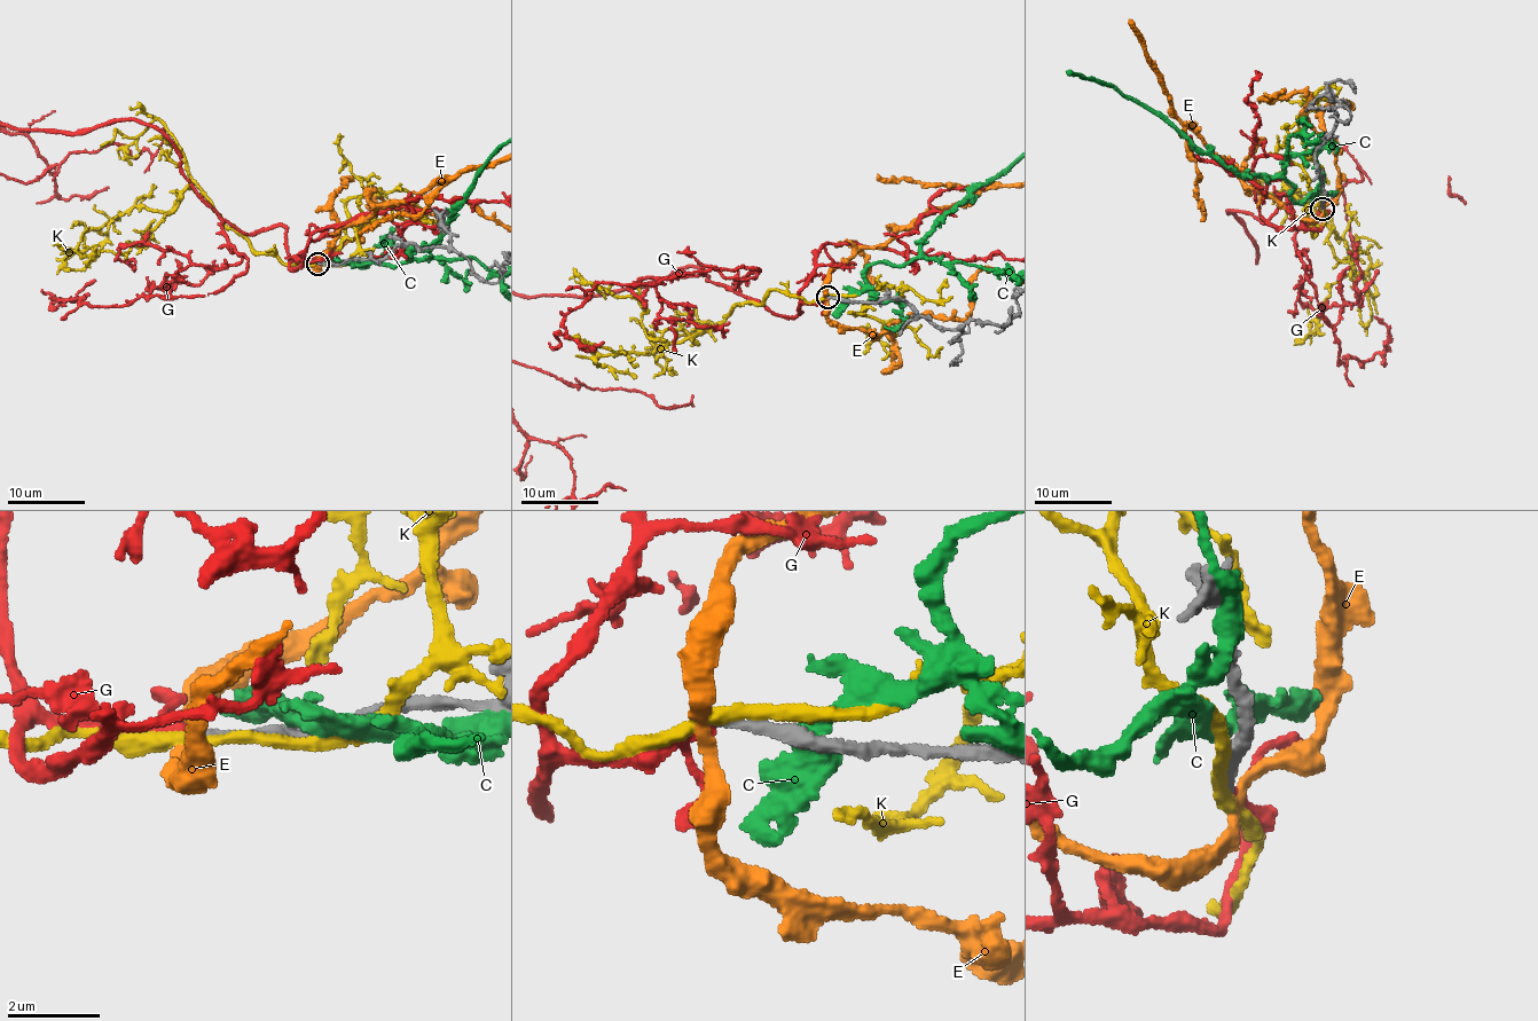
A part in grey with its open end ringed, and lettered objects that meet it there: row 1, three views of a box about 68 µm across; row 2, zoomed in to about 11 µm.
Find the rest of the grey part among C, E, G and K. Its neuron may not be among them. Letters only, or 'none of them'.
G

